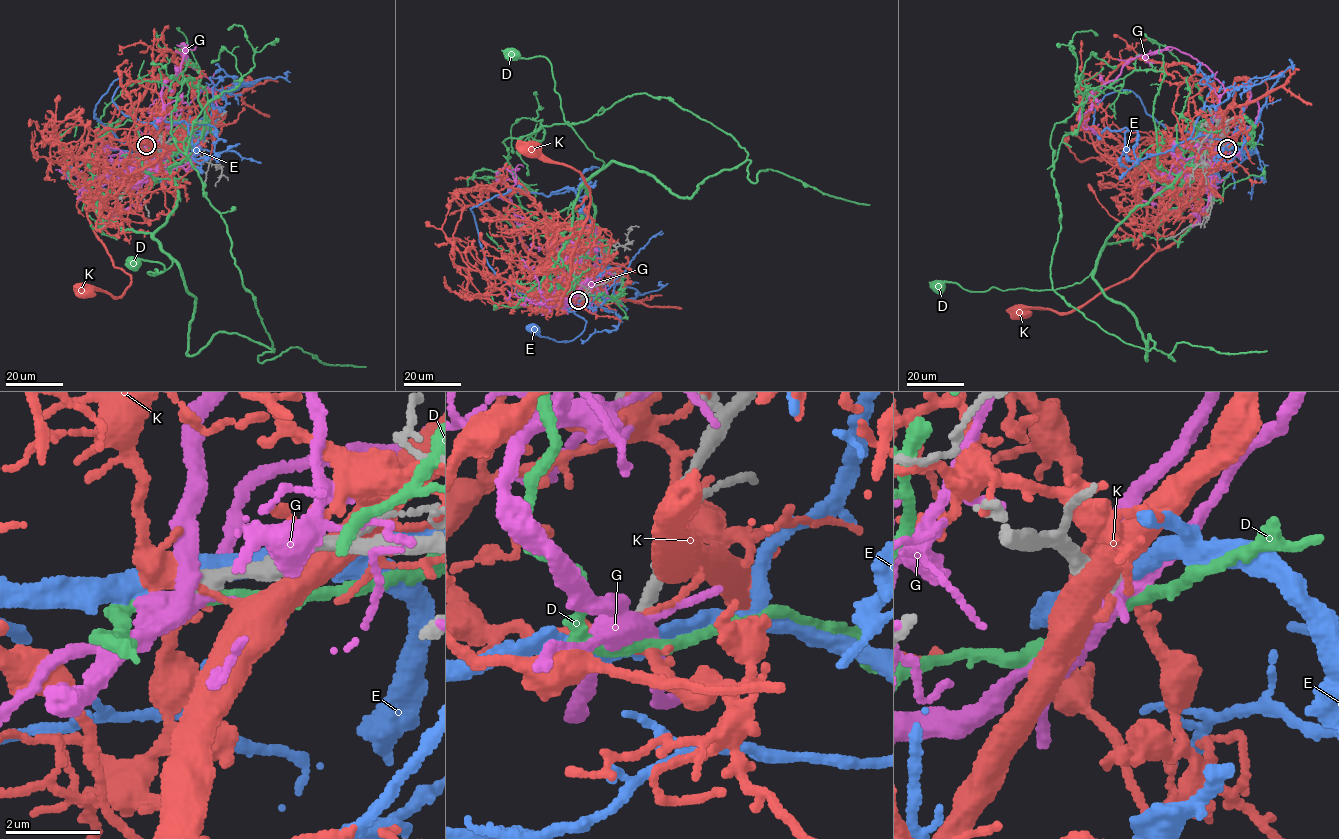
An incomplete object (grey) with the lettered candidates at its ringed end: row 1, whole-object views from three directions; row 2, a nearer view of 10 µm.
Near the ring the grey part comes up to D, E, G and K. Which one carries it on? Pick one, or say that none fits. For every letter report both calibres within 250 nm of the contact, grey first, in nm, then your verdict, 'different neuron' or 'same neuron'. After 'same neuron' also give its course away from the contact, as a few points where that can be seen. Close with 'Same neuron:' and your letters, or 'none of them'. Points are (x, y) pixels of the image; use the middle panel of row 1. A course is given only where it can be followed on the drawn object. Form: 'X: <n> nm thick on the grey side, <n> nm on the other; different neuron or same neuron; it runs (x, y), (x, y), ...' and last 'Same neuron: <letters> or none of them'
D: 360 nm thick on the grey side, 240 nm on the other; different neuron
E: 360 nm thick on the grey side, 400 nm on the other; different neuron
G: 400 nm thick on the grey side, 380 nm on the other; different neuron
K: 400 nm thick on the grey side, 320 nm on the other; different neuron
Same neuron: none of them

